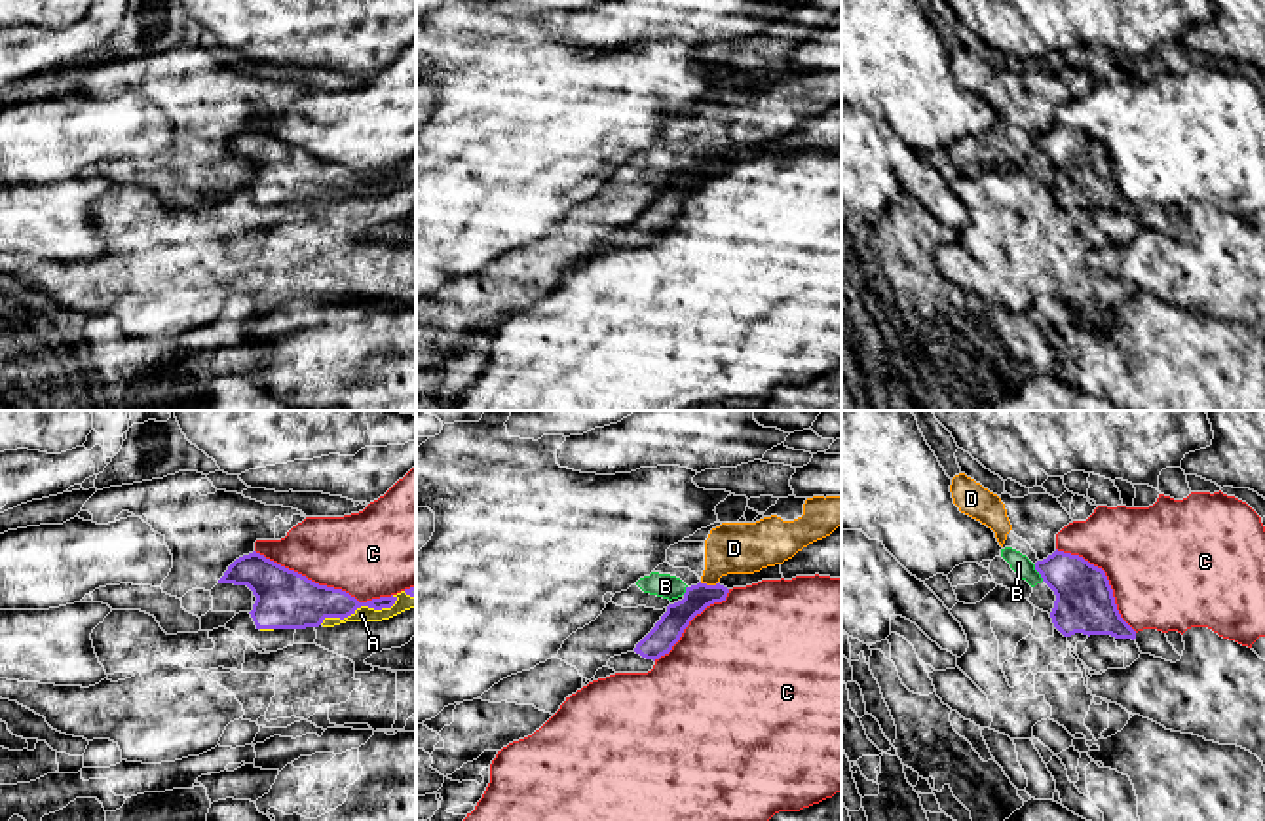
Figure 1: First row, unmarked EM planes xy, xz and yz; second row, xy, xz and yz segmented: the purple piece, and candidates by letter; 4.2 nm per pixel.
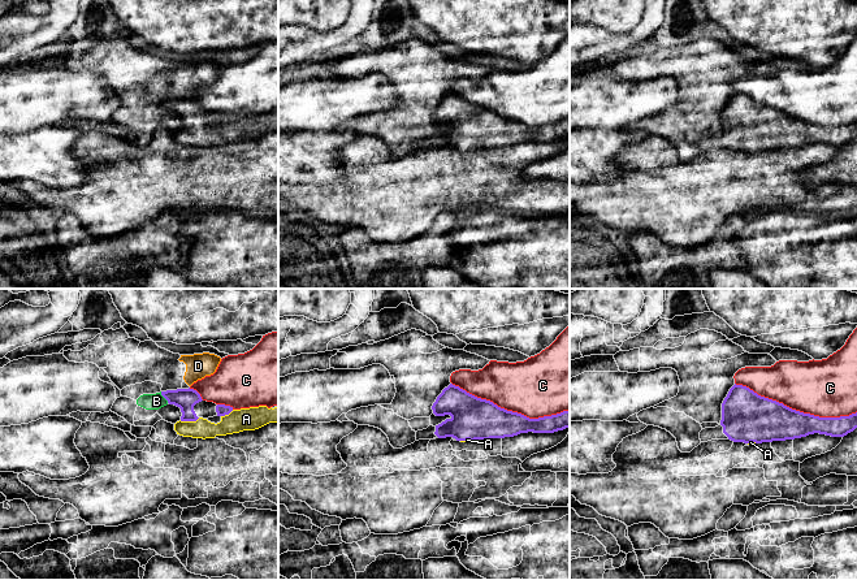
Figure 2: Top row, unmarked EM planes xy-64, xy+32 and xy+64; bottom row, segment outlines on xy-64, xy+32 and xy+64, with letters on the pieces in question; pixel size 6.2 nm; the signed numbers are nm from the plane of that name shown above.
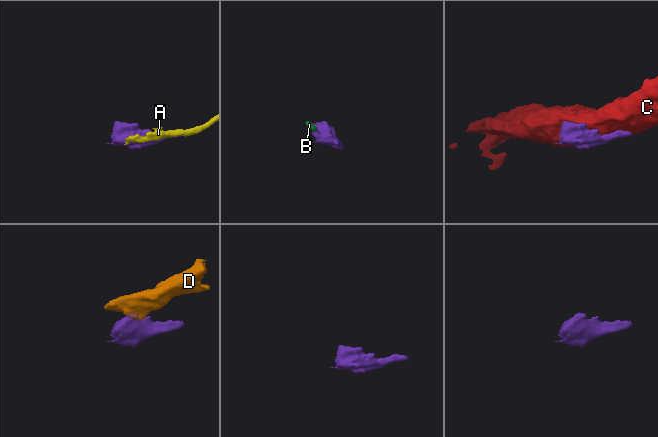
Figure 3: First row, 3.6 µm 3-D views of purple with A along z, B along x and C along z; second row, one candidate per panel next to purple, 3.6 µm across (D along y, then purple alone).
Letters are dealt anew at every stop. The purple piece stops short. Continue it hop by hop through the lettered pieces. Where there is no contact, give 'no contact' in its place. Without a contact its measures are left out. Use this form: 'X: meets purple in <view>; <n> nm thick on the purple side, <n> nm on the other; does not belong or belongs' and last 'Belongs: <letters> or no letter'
A: meets purple in xy; 220 nm thick on the purple side, 70 nm on the other; belongs
B: meets purple in yz; 240 nm thick on the purple side, 80 nm on the other; does not belong
C: meets purple in xy; 260 nm thick on the purple side, 380 nm on the other; does not belong
D: meets purple in xz; 120 nm thick on the purple side, 220 nm on the other; does not belong
Belongs: A

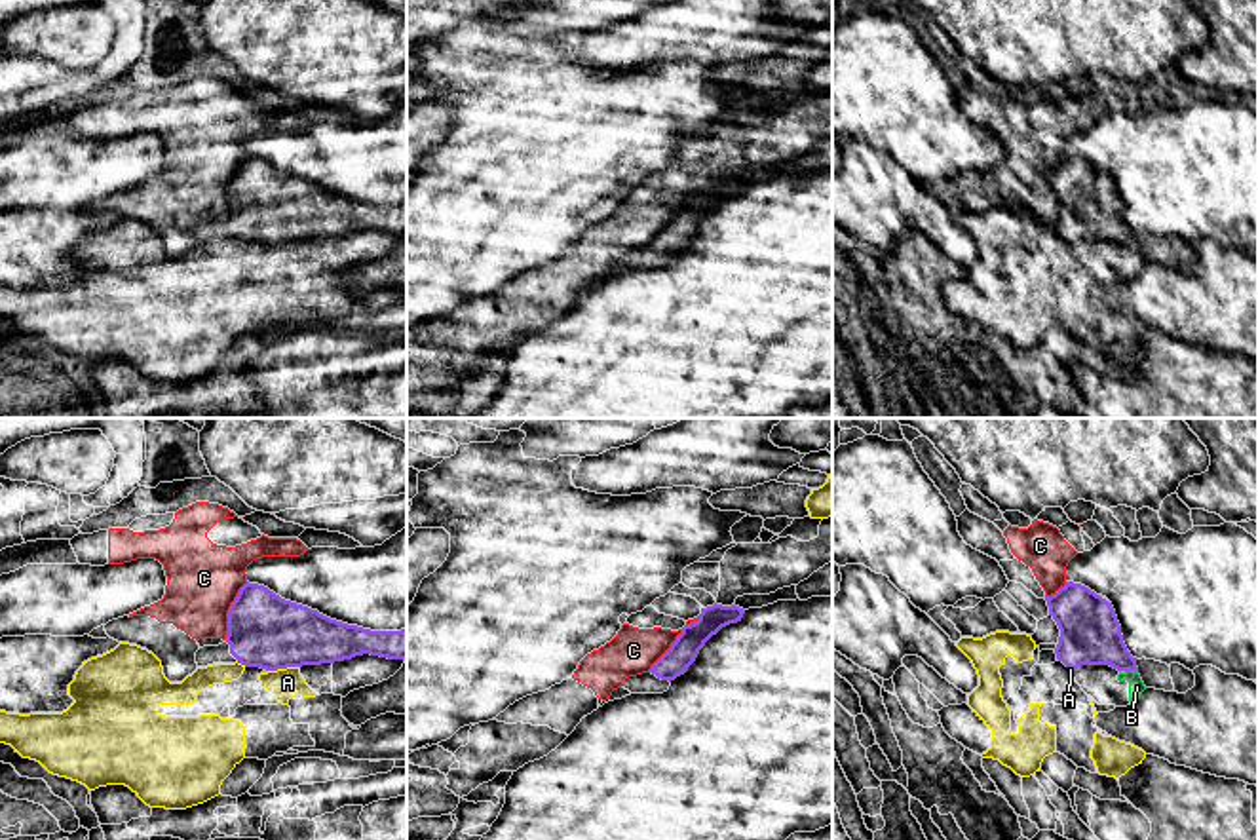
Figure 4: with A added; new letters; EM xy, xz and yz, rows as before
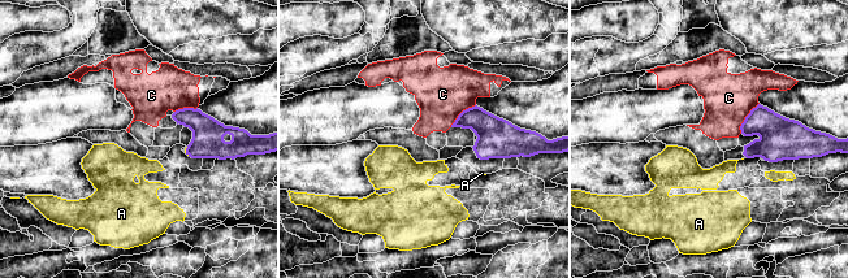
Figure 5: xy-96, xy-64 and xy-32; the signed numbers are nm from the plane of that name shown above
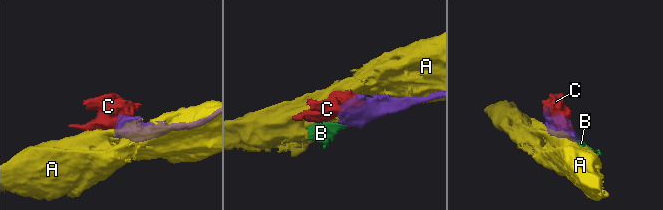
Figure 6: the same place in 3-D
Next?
A: meets purple in xy; 320 nm thick on the purple side, 130 nm on the other; does not belong
B: meets purple in yz; 260 nm thick on the purple side, 70 nm on the other; does not belong
C: meets purple in xy; 320 nm thick on the purple side, 300 nm on the other; does not belong
Belongs: no letter

